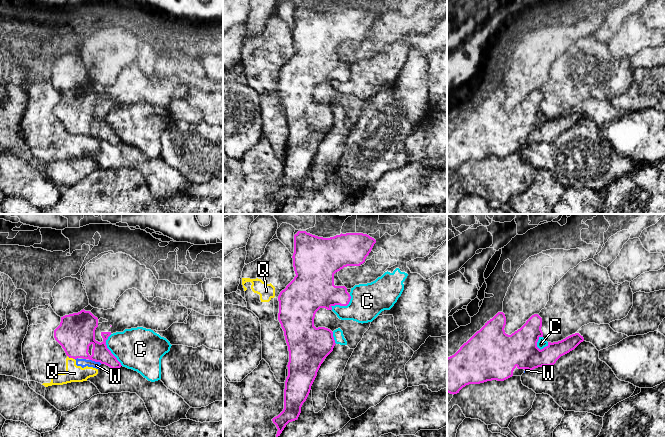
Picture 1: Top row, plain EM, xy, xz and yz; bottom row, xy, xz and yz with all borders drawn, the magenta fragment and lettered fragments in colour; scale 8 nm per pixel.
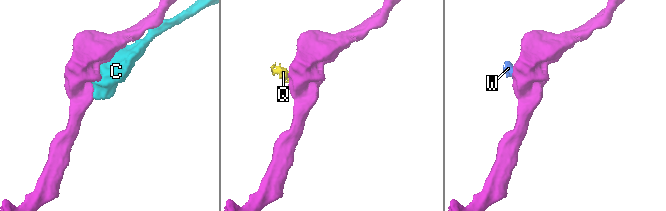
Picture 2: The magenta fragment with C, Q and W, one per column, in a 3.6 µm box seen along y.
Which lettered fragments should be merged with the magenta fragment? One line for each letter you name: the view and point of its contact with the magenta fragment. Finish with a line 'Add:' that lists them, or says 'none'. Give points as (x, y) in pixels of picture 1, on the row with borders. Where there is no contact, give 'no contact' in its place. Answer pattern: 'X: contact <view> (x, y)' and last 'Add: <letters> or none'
Add: none

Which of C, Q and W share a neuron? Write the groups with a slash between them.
C / Q W

